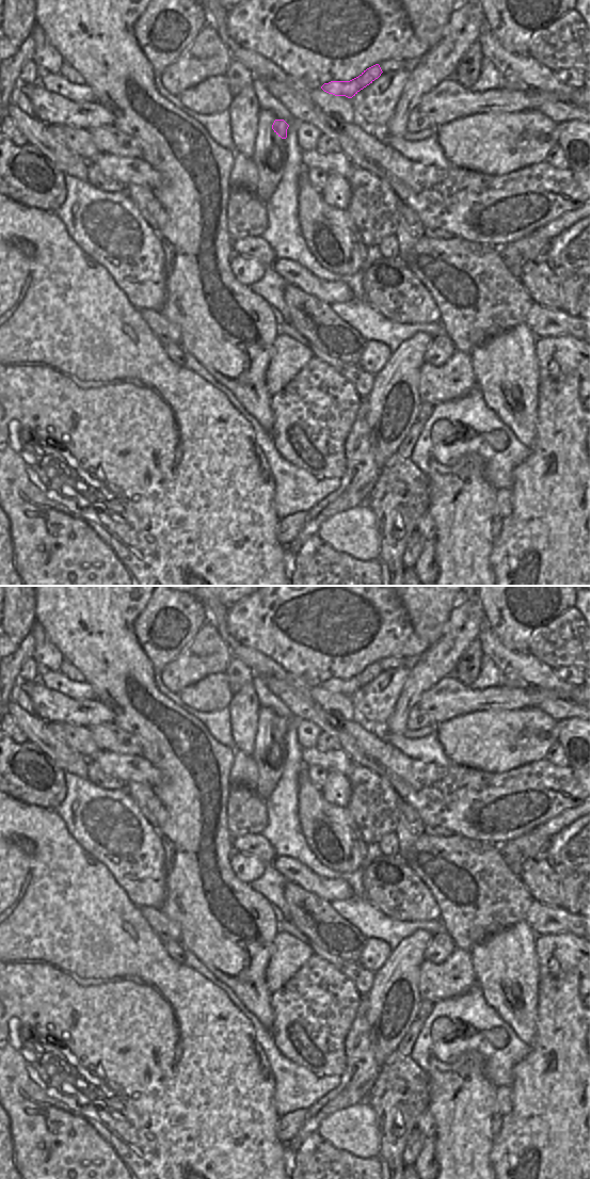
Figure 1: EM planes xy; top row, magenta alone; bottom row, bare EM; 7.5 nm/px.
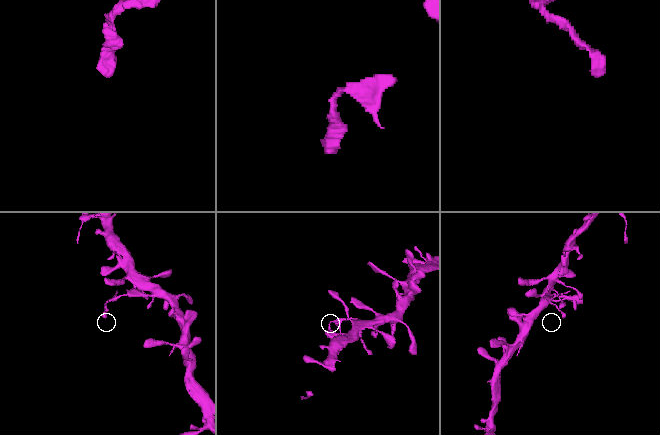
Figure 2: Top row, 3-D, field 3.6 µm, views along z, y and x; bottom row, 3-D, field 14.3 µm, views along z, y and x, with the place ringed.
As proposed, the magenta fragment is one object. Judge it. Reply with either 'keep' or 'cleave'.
keep

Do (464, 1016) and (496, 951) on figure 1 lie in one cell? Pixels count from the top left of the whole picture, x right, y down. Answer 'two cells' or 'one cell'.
two cells

